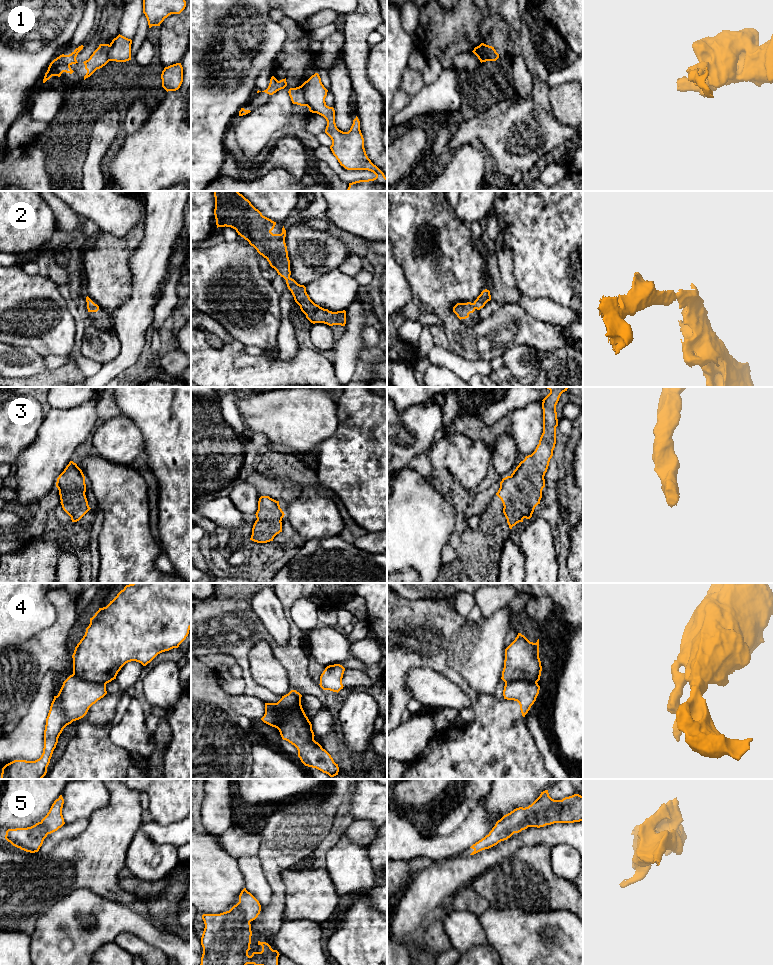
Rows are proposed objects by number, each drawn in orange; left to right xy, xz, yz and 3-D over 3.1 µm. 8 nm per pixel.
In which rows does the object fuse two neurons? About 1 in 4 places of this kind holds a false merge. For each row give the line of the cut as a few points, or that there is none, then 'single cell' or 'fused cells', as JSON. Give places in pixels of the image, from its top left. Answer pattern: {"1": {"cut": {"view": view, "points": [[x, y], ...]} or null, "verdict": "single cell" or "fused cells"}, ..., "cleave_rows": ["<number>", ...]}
{"1": {"cut": {"view": "xz", "points": [[301, 85], [307, 105]]}, "verdict": "fused cells"}, "2": {"cut": null, "verdict": "single cell"}, "3": {"cut": null, "verdict": "single cell"}, "4": {"cut": {"view": "xy", "points": [[73, 673], [83, 679], [105, 685]]}, "verdict": "fused cells"}, "5": {"cut": null, "verdict": "single cell"}, "cleave_rows": ["1", "4"]}

